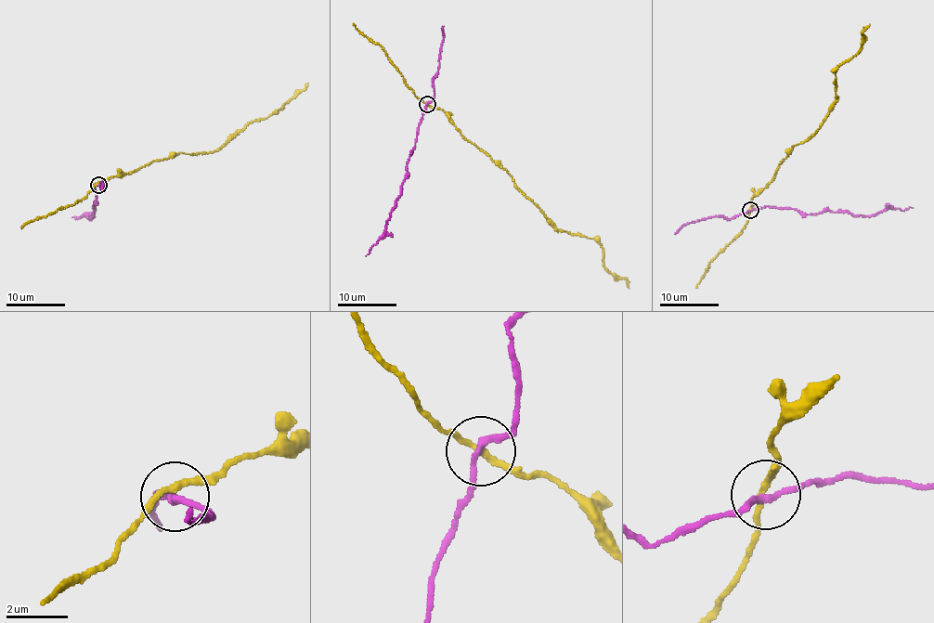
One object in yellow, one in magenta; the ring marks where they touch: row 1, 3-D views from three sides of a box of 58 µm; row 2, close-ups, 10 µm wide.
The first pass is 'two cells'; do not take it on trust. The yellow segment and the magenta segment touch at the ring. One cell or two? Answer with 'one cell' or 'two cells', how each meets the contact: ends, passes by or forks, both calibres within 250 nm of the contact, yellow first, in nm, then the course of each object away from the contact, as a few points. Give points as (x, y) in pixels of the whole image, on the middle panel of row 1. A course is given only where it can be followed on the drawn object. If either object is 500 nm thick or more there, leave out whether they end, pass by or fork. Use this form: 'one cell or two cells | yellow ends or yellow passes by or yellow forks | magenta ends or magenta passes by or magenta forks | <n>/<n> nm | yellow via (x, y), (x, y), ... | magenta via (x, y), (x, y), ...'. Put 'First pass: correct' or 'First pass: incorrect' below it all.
two cells | yellow passes by | magenta passes by | 190/200 nm | yellow via (427, 103), (505, 170), (557, 228), (592, 238), (604, 266), (629, 288) | magenta via (427, 103), (396, 206), (385, 231), (366, 256)
First pass: correct

